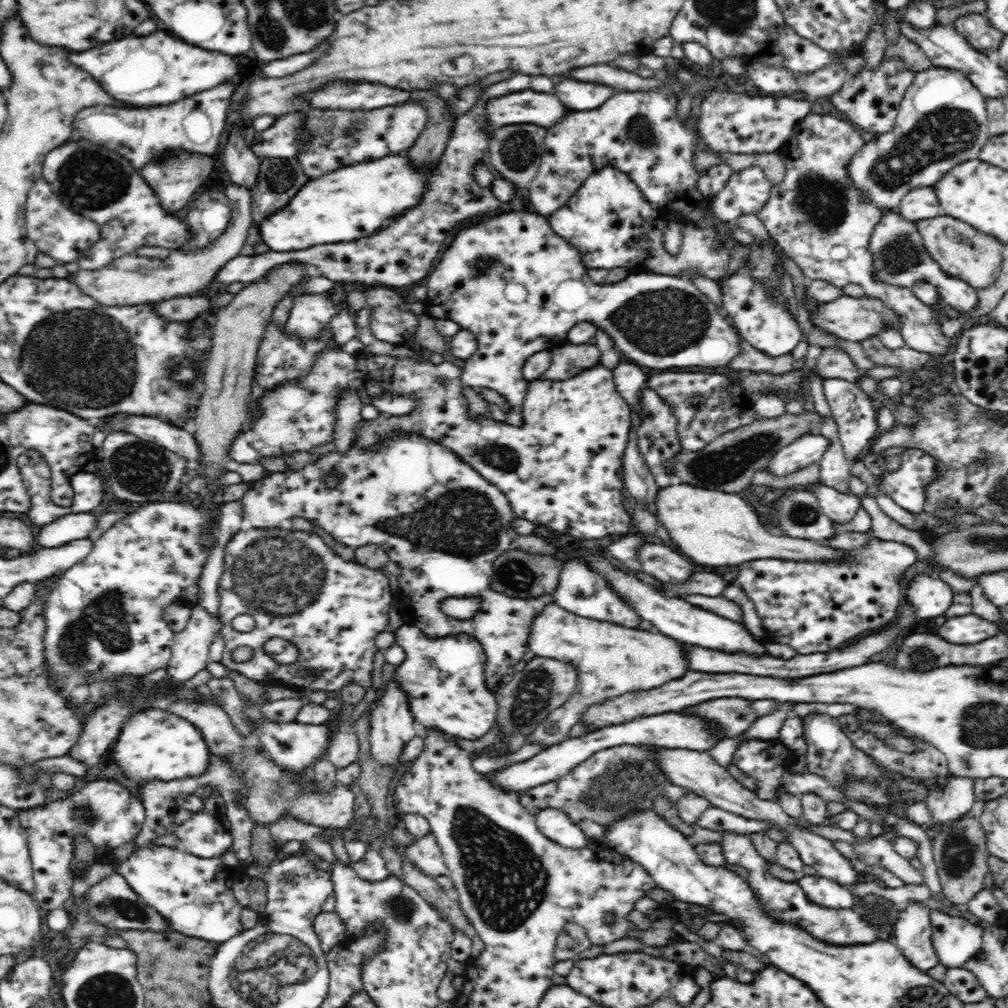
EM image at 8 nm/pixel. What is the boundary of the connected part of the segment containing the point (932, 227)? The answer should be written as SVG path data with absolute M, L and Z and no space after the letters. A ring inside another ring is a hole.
M947 215L916 221L916 227L923 238L930 256L952 278L959 278L977 290L990 288L1000 272L1004 244L994 235L988 235L968 223Z

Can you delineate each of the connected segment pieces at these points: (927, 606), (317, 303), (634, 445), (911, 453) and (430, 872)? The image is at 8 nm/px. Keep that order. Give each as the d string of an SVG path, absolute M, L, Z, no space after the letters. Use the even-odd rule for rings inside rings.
M926 573L916 575L904 588L904 602L913 606L915 616L919 618L943 616L952 604L953 596L947 582Z
M328 293L300 295L294 298L283 332L296 338L318 338L326 332L326 326L336 314L338 305Z
M631 430L629 442L623 457L620 474L623 476L625 493L637 502L648 506L648 510L656 514L657 493L661 490L656 484L656 478L650 472L642 453L638 449L637 432Z
M908 448L902 453L898 470L882 473L877 487L908 513L919 513L926 506L926 486L938 478L936 461L922 450Z
M431 832L403 850L405 858L422 874L436 879L438 876L447 876L449 873L448 867L444 863L444 857L442 857L440 845Z

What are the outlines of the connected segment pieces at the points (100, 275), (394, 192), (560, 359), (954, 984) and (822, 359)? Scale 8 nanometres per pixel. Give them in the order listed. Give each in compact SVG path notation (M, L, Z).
M230 183L224 190L229 207L231 220L222 236L209 248L184 252L183 250L171 251L166 258L144 258L136 254L116 258L108 266L98 270L80 269L74 277L82 292L93 298L102 306L138 306L138 304L157 303L175 296L182 296L192 292L206 290L214 282L215 274L224 266L228 259L240 254L244 246L248 228L252 224L251 190L244 185Z
M404 154L356 163L310 179L282 210L265 219L258 232L270 250L288 252L311 246L348 243L368 237L419 203L430 170L418 170Z
M565 341L551 350L552 362L548 370L536 379L565 381L574 378L582 370L601 364L600 350L594 343L570 344Z
M964 968L948 969L943 984L952 996L965 1002L965 1004L980 1002L988 997L986 989L980 985L978 978Z
M826 347L822 349L820 356L816 359L816 371L824 379L840 378L855 382L863 373L850 355L838 347Z

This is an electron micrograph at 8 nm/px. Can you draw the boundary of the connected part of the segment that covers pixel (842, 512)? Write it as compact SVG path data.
M812 483L803 487L808 490L819 502L821 512L834 523L844 524L854 518L860 510L861 498L849 493L840 493L834 488Z

